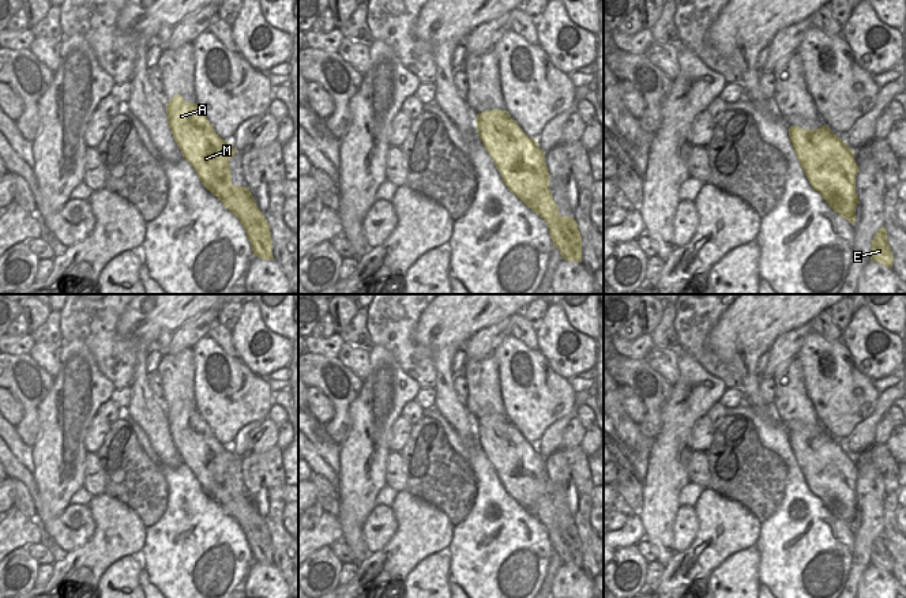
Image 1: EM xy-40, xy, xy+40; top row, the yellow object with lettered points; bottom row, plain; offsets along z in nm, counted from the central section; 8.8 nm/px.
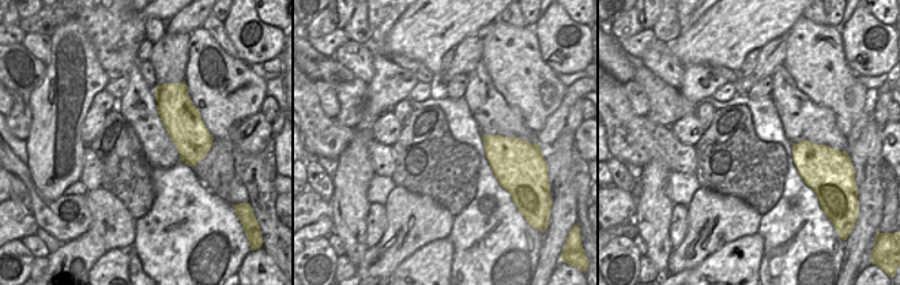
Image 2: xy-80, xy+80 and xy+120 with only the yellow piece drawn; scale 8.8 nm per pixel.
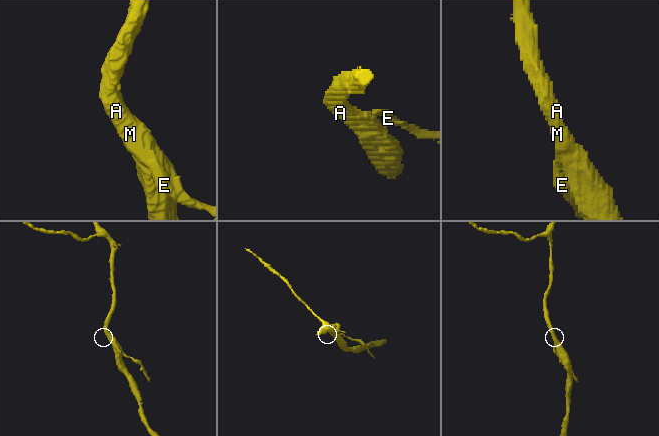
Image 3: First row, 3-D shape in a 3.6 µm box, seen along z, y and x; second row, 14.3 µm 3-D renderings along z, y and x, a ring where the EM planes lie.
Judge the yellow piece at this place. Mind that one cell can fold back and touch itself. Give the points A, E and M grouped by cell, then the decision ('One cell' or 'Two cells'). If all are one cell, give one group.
Groups: A M / E. Two cells.

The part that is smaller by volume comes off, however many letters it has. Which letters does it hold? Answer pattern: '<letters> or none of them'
E

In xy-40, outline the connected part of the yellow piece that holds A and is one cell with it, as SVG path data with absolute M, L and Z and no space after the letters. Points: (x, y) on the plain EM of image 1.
M176 399L166 409L169 433L189 470L195 474L202 489L219 505L226 505L233 492L230 463L238 458L230 447L217 440L199 411L185 407Z

